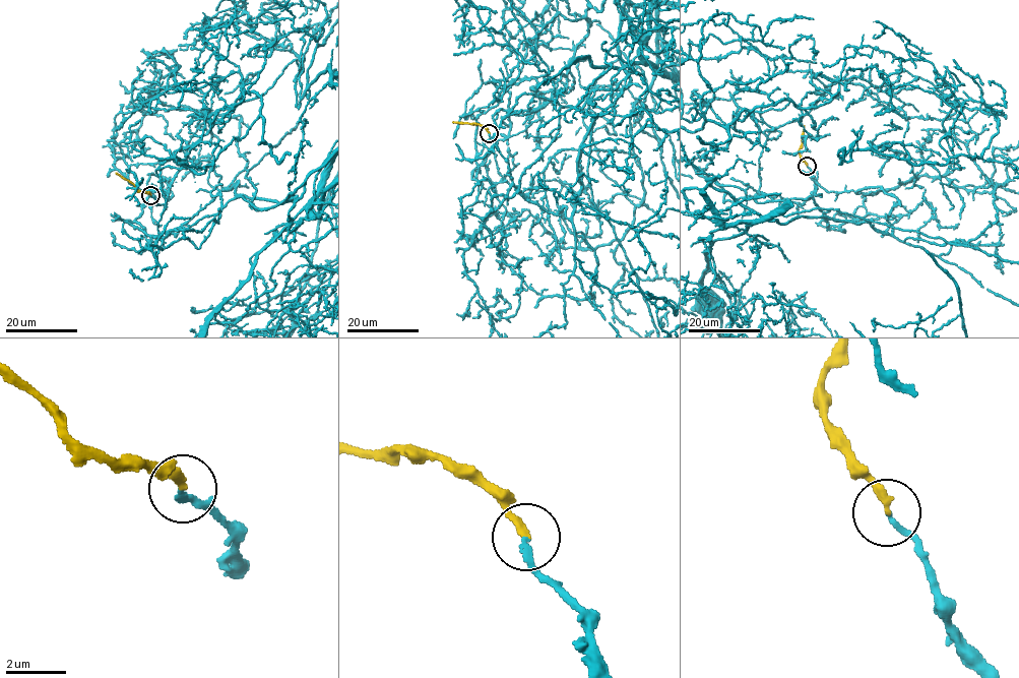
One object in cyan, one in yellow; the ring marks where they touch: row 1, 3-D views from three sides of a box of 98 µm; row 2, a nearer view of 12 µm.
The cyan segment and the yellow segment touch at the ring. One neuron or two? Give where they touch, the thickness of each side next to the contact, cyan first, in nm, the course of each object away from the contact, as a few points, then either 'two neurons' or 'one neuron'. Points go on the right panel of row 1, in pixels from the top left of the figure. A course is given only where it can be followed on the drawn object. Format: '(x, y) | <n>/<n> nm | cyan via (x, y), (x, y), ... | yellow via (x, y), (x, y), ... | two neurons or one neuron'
(807, 166) | 170/280 nm | cyan via (807, 167), (896, 197), (890, 233), (689, 188), (690, 211), (746, 227), (709, 249), (709, 301) | yellow via (807, 166), (800, 153), (805, 125) | one neuron

